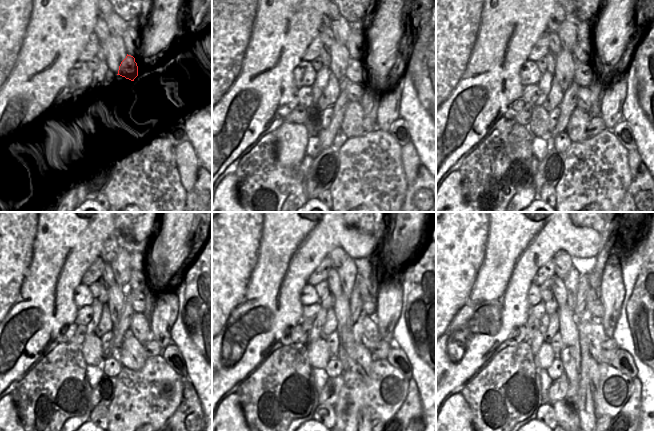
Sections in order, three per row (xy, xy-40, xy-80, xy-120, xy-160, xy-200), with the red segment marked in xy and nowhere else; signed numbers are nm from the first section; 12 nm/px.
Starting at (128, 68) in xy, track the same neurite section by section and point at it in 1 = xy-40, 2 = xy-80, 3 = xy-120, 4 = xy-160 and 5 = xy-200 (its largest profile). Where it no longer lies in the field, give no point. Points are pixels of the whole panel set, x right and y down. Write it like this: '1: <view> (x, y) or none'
1: xy-40 (354, 72)
2: xy-80 (583, 73)
3: xy-120 (137, 297)
4: xy-160 (368, 289)
5: xy-200 (594, 306)

